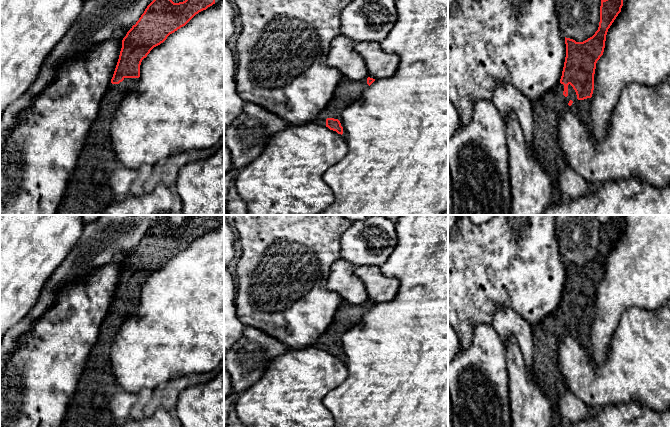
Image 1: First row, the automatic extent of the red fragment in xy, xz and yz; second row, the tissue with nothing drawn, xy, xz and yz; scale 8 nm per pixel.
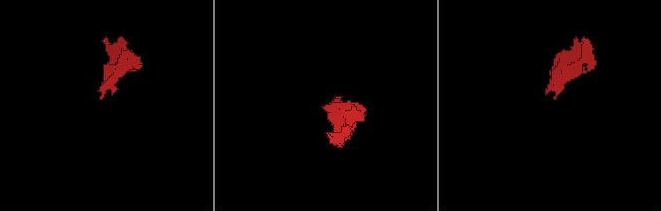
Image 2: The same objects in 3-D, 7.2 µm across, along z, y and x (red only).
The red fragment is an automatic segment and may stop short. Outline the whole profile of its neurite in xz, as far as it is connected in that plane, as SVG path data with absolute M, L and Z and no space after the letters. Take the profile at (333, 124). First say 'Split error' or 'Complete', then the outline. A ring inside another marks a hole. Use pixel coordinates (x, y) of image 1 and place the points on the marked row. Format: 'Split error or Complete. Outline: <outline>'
Split error. Outline: M370 77L360 81L342 79L328 105L317 115L313 122L320 126L326 126L345 138L346 130L342 123L342 111L351 103L359 100L364 90L374 81L375 79Z

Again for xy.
Split error. Outline: M153 0L127 32L111 83L55 215L98 215L116 201L116 195L108 186L93 181L99 170L109 175L122 168L110 138L115 112L138 83L141 62L150 51L213 4L215 0L185 0L179 3Z

